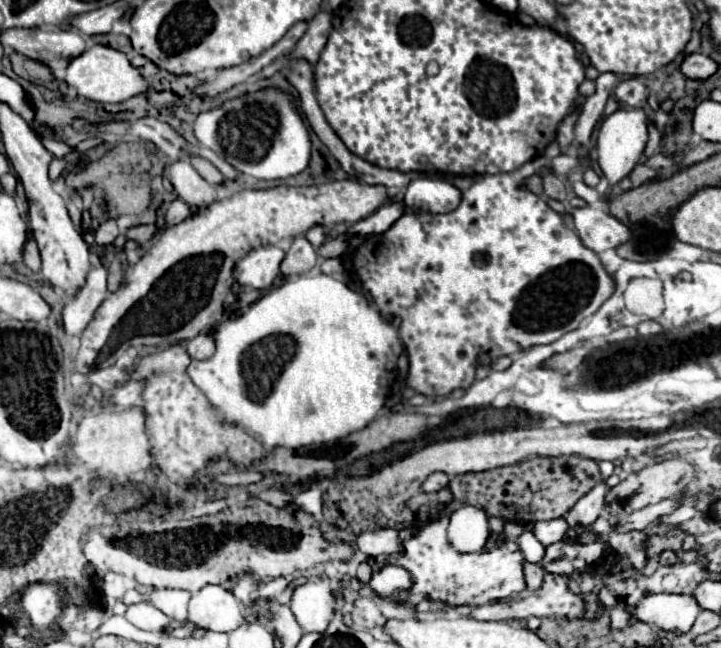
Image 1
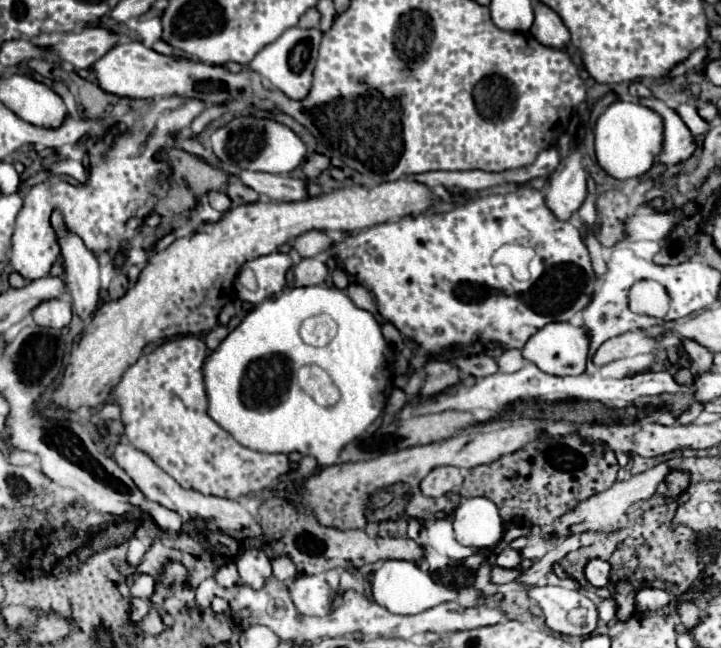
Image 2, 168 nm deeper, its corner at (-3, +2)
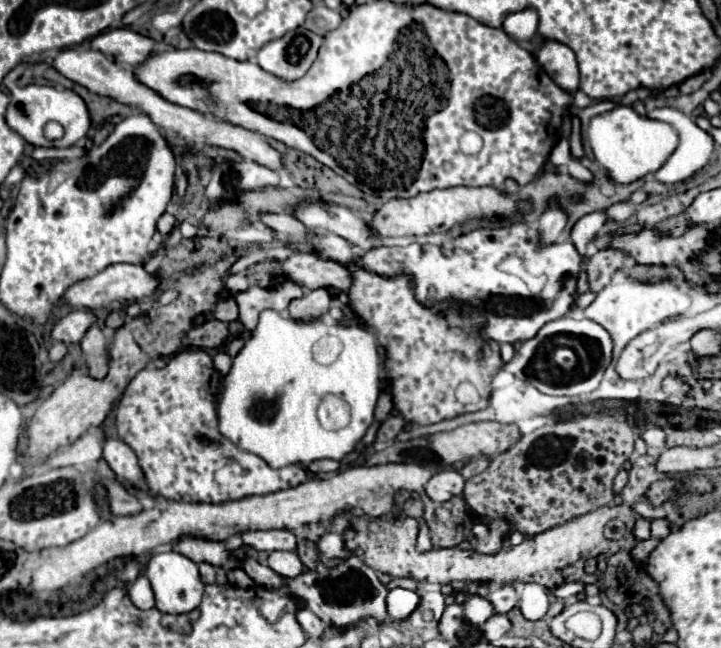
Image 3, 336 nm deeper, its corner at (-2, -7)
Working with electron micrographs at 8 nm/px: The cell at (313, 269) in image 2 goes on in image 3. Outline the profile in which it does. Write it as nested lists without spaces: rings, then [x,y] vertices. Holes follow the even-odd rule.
[[[314,289],[308,291],[304,297],[290,301],[290,317],[296,321],[304,321],[304,319],[312,319],[312,317],[320,317],[328,311],[330,305],[330,293],[328,289]]]

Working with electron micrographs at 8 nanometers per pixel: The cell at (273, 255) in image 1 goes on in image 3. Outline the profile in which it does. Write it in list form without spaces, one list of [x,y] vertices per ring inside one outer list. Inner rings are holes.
[[[286,279],[268,289],[254,283],[250,289],[236,293],[234,301],[238,303],[238,309],[240,309],[240,321],[244,323],[246,329],[252,331],[258,323],[260,311],[264,311],[264,309],[284,311],[294,297],[302,297],[302,287],[298,283]]]

